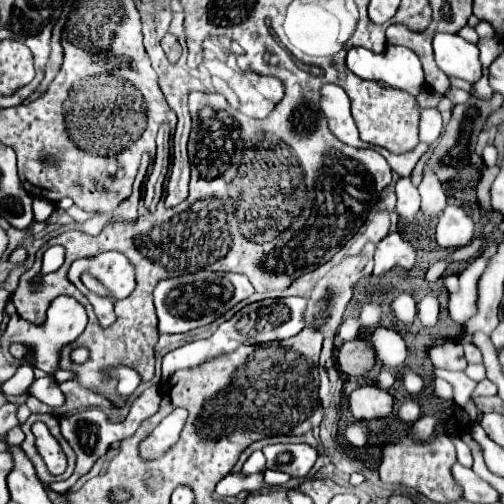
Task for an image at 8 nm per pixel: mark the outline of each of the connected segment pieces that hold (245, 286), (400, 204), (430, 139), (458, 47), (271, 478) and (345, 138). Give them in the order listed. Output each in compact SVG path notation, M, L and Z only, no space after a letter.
M199 271L193 275L163 279L155 287L155 307L159 317L159 333L187 333L197 327L213 323L233 305L255 293L251 281L243 273L215 273Z
M401 177L397 183L395 183L395 191L397 191L397 215L405 221L413 221L415 219L415 213L419 211L419 203L421 203L421 197L419 197L419 191L417 187L411 183L409 177Z
M436 108L425 109L421 112L421 125L419 125L419 141L431 145L439 139L443 131L441 113Z
M437 33L433 39L435 61L445 75L475 83L481 77L479 47L455 33Z
M265 471L263 475L265 475L265 481L267 481L269 485L275 485L275 487L283 487L283 485L291 479L289 475L279 473L279 471Z
M323 85L321 109L329 121L331 133L346 145L361 148L362 141L351 114L351 103L347 93L337 85Z

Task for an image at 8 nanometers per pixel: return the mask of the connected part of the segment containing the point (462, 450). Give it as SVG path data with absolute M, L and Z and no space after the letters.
M453 437L453 439L455 440L457 461L464 466L471 467L473 464L473 456L470 448L460 437Z

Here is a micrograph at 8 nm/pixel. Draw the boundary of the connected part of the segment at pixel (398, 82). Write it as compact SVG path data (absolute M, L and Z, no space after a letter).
M363 47L349 49L347 67L361 79L383 81L385 85L411 95L425 89L425 77L419 57L407 47L387 47L383 53L373 53Z

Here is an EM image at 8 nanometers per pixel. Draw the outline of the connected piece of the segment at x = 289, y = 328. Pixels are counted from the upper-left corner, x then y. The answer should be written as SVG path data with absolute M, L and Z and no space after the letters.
M283 297L283 299L263 299L251 305L245 305L243 309L239 309L229 321L221 323L217 327L217 331L207 337L207 339L199 339L193 343L187 343L179 349L169 351L163 357L163 379L171 377L175 371L179 369L189 369L189 367L199 367L205 361L219 357L227 351L231 351L231 345L235 347L235 343L243 343L243 345L257 345L257 343L267 343L267 341L275 341L275 339L287 339L297 335L303 327L305 327L305 307L307 307L307 299L303 297Z

